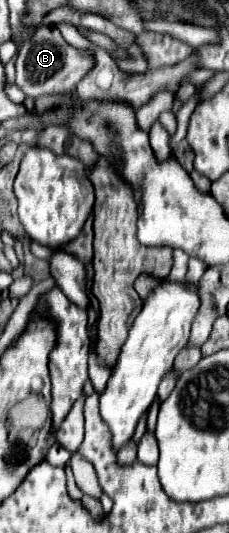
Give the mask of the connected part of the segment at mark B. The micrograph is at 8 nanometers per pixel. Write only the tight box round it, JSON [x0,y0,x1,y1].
[16,26,90,98]

